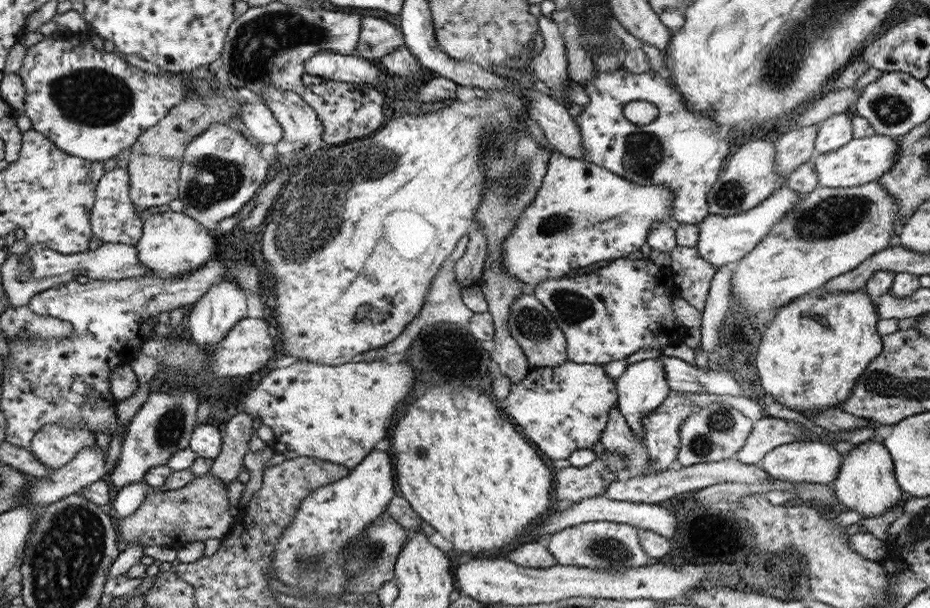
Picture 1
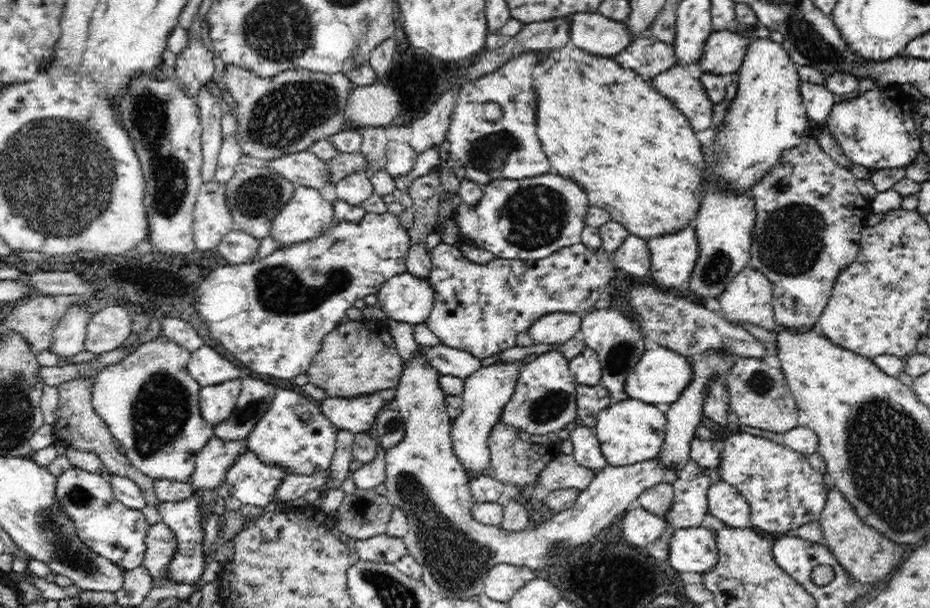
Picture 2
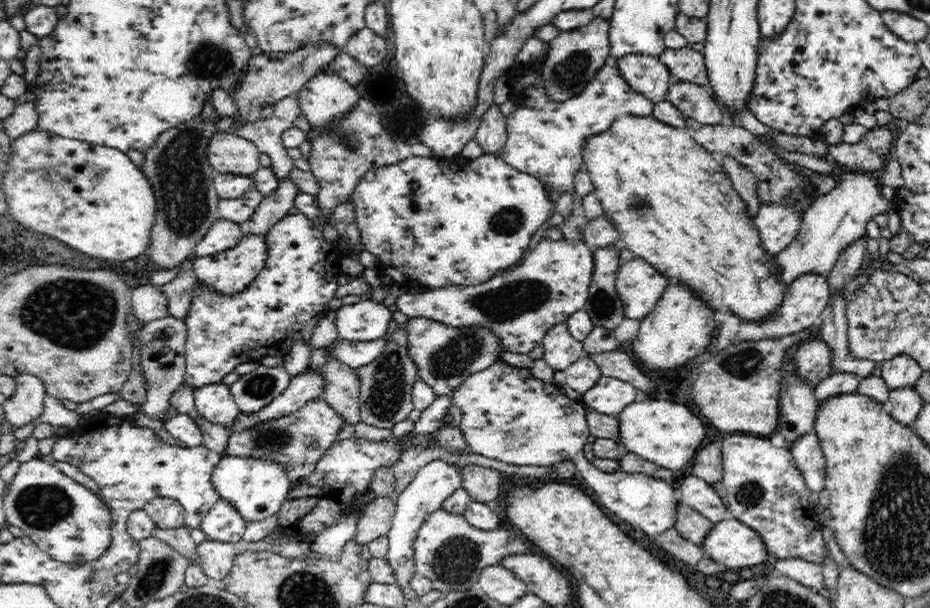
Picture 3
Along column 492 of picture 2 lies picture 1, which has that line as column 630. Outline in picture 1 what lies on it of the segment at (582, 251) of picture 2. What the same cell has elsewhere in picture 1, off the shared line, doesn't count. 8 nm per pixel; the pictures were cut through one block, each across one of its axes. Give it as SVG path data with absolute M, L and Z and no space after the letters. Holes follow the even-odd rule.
M614 259L597 271L585 270L557 279L548 277L535 286L534 295L564 333L567 360L578 364L604 365L612 360L626 359L640 349L661 353L668 346L687 340L690 330L676 321L672 311L674 305L671 300L676 292L673 279L660 279L660 269L651 260Z

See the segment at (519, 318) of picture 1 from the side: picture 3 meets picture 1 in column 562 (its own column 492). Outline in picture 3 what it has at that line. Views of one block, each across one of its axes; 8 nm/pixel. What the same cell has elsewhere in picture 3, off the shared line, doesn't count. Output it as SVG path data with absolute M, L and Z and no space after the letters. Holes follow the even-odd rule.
M418 316L408 320L405 328L409 347L406 353L419 368L419 378L434 389L436 396L448 395L457 389L465 377L486 370L501 360L501 342L490 330L482 327L446 327L443 323Z

